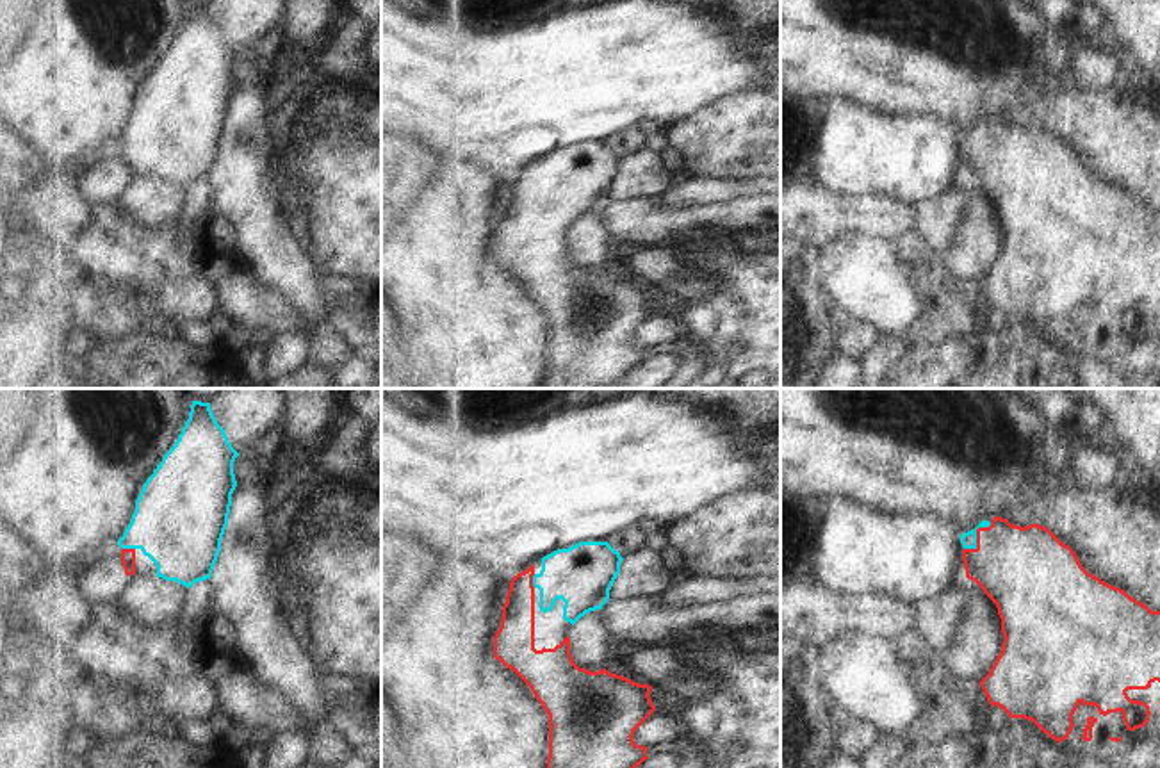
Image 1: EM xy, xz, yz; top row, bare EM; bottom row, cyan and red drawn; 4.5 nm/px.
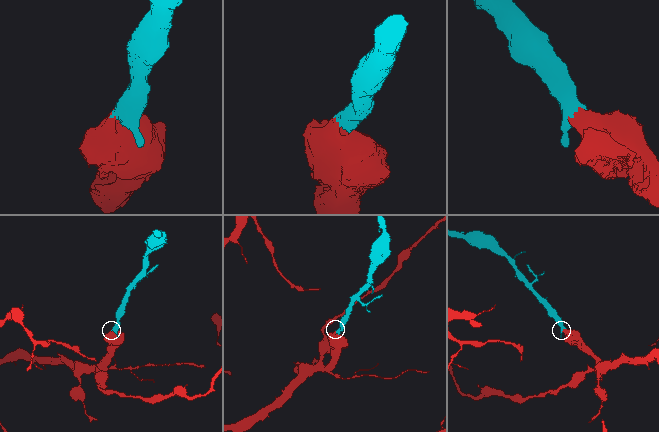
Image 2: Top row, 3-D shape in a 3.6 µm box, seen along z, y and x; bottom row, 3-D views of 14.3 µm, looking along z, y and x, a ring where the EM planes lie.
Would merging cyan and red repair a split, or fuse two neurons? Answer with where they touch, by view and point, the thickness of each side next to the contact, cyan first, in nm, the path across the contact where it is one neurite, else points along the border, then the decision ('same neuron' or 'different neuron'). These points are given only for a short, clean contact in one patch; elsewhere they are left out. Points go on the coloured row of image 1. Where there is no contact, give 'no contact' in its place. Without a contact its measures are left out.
contact yz (975, 537); calibres 70 and 380 nm; way yz (968, 540), (975, 537), (1020, 569); same neuron

